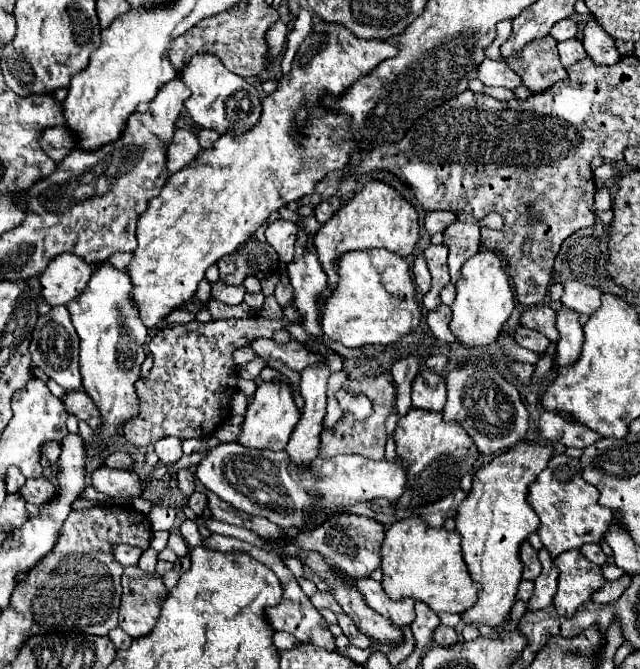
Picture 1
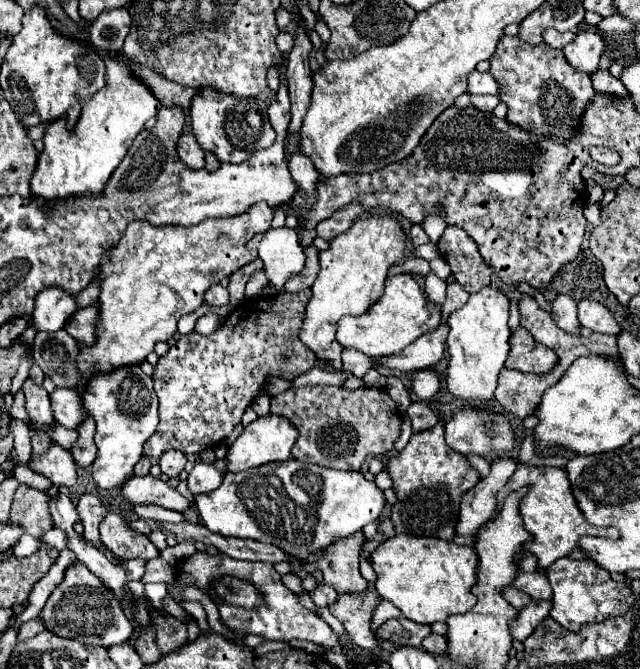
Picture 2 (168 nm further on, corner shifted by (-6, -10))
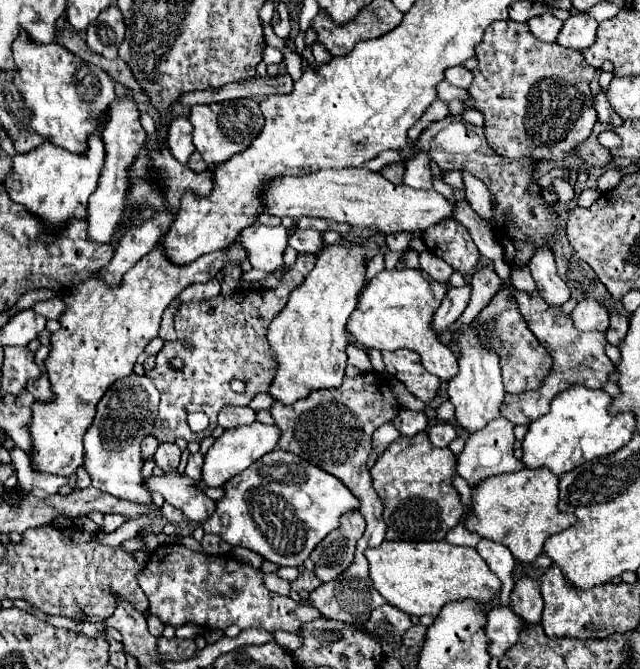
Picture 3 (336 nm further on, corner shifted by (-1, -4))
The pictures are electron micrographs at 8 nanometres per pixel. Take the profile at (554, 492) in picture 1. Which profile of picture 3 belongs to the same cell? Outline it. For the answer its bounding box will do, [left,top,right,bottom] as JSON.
[467,468,577,562]

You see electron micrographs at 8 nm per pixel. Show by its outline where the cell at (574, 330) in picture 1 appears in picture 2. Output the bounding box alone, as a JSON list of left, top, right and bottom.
[550,294,580,334]

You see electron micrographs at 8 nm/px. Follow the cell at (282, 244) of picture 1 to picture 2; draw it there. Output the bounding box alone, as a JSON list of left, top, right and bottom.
[252,226,304,290]

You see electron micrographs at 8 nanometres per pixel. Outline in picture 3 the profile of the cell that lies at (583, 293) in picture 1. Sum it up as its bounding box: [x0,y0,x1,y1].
[571,300,609,332]

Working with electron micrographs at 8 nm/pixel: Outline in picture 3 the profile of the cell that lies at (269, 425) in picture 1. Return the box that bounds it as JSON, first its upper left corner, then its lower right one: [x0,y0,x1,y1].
[203,422,281,486]

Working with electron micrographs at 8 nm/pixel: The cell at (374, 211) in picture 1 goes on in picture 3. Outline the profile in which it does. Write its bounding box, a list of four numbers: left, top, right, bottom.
[267,240,367,404]

